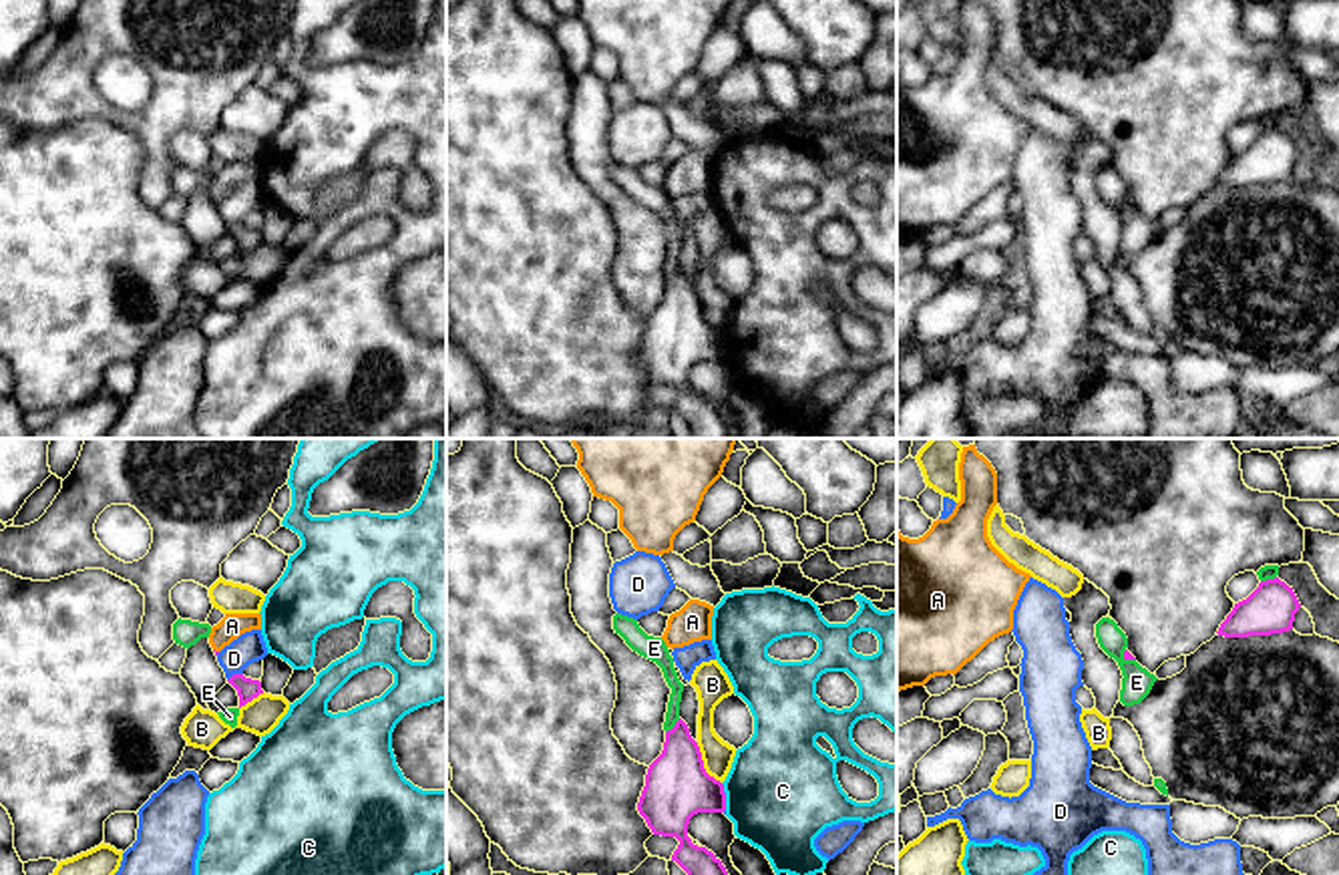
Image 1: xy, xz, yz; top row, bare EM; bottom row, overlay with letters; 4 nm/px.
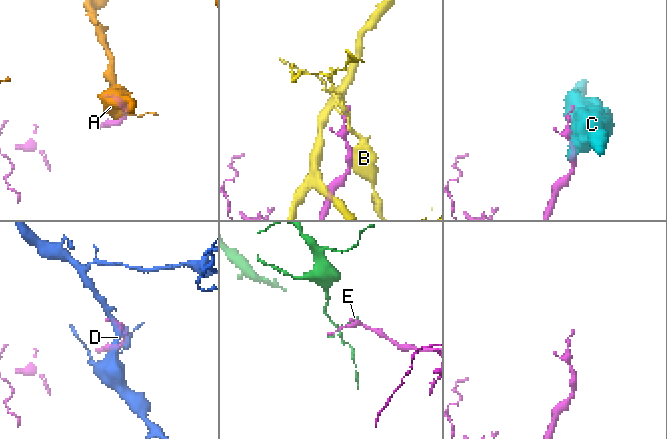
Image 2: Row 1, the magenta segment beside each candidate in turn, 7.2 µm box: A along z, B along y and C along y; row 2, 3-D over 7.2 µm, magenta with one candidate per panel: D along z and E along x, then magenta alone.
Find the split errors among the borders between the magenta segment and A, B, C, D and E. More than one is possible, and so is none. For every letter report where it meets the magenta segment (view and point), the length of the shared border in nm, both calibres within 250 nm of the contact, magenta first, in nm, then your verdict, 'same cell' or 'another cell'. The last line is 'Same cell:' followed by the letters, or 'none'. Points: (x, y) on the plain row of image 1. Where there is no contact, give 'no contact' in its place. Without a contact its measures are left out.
A: xy (214, 200) | 30 nm | 20/100 nm | same cell
B: xz (702, 314) | 190 nm | 260/120 nm | another cell
C: xz (724, 346) | 110 nm | 260/460 nm | another cell
D: xy (234, 224) | 70 nm | 90/120 nm | another cell
E: xz (674, 276) | 90 nm | 260/60 nm | another cell
Same cell: A

